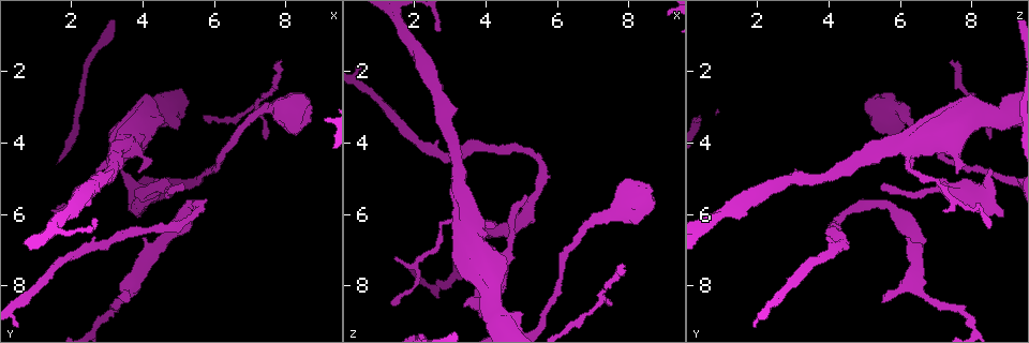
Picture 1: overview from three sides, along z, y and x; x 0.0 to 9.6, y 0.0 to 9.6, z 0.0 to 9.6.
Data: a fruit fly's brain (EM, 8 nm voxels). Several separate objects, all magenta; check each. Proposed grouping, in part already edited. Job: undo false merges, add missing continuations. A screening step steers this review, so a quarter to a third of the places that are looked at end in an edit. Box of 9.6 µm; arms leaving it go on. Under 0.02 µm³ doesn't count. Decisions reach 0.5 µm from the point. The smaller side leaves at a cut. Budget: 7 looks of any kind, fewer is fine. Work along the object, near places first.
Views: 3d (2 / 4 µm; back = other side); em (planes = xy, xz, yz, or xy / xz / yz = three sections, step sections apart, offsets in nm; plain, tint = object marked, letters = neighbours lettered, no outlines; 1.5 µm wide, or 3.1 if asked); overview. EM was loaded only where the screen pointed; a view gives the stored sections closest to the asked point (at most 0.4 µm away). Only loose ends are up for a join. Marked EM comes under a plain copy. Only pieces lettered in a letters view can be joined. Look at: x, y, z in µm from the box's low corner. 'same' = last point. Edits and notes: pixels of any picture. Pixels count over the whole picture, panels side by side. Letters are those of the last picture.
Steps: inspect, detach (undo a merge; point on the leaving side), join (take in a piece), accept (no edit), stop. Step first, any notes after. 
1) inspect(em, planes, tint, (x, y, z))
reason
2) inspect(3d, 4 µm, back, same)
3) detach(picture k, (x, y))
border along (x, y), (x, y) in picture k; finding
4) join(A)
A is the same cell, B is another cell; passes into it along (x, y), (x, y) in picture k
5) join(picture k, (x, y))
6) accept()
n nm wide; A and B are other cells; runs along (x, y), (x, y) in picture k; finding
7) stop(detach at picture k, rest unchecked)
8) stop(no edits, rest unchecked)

inspect(em, xz, step 8, tint, (3.50, 8.40, 5.50))
branch stops here

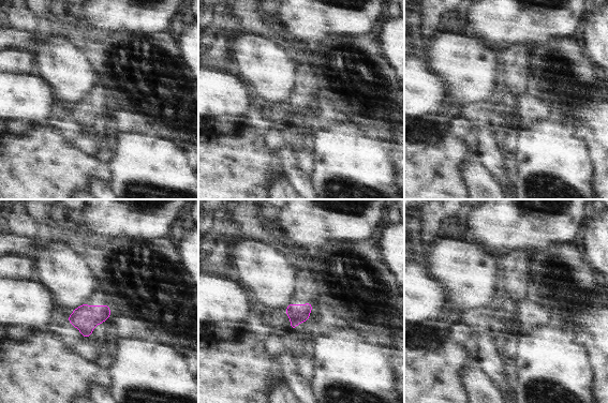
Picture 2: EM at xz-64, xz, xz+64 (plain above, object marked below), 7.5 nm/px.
inspect(em, planes, letters, same)
cut it another way

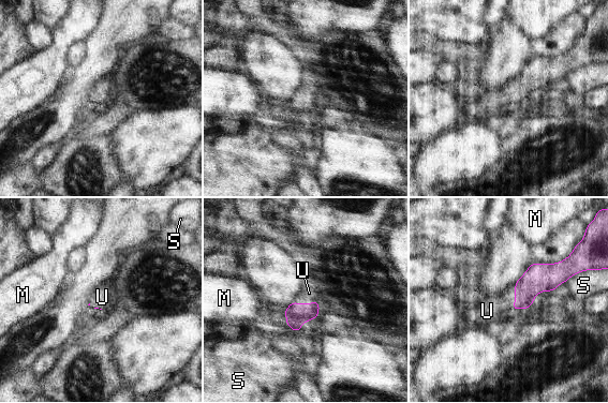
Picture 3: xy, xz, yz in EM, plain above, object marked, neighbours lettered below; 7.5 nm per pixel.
join(U)
U is the same cell, M and S are other cells; the neuron continues

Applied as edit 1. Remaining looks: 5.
inspect(overview)

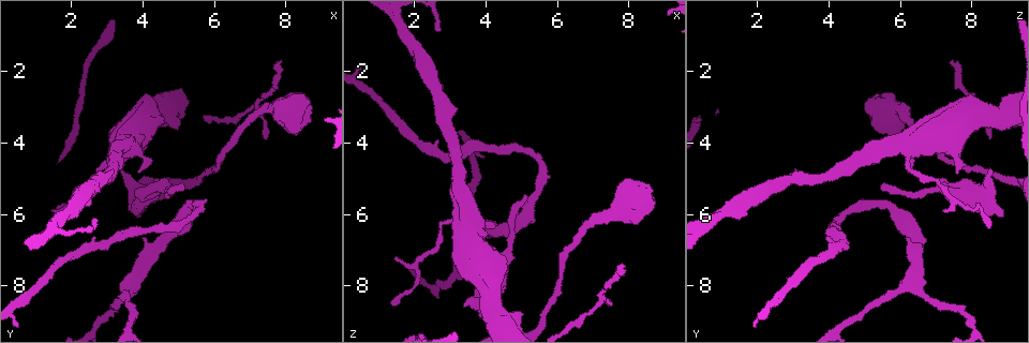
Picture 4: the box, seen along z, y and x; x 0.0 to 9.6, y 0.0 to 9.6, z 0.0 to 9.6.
inspect(3d, 2 µm, (3.85, 6.05, 8.85))
branch stops here

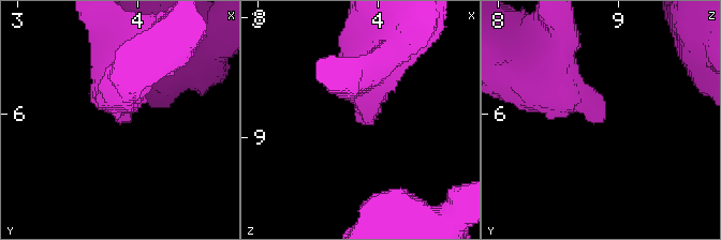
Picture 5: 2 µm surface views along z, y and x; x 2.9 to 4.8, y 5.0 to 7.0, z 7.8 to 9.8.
inspect(em, xy, step 4, tint, (3.82, 6.06, 8.86))

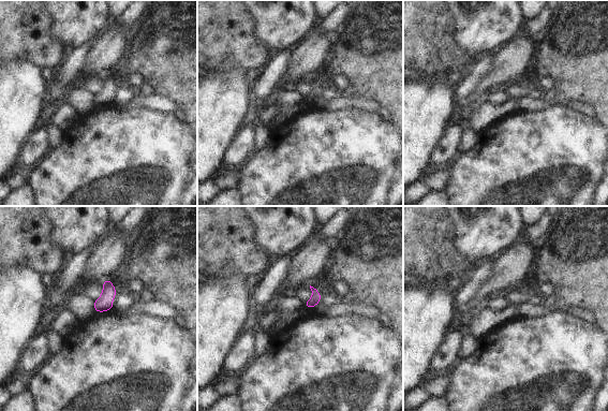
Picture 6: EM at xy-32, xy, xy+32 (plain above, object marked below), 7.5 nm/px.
inspect(em, xy, step 4, letters, same)
see the neighbours

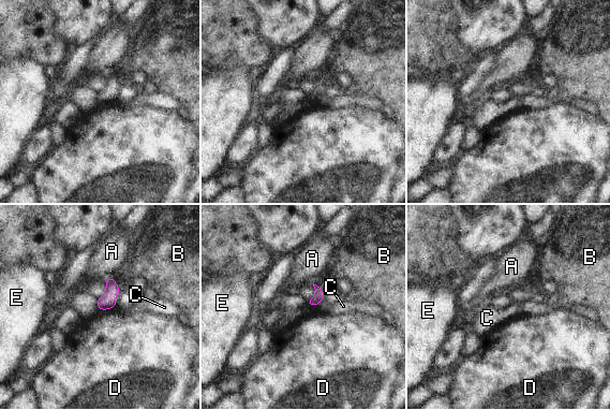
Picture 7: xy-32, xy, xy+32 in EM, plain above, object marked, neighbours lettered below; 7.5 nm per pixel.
accept()
A, B, C, D and E are other cells; border along (323, 299), (313, 306), (307, 305) in picture 7; no lettered piece goes on from it

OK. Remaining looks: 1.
stop(join at picture 3, rest unchecked)

